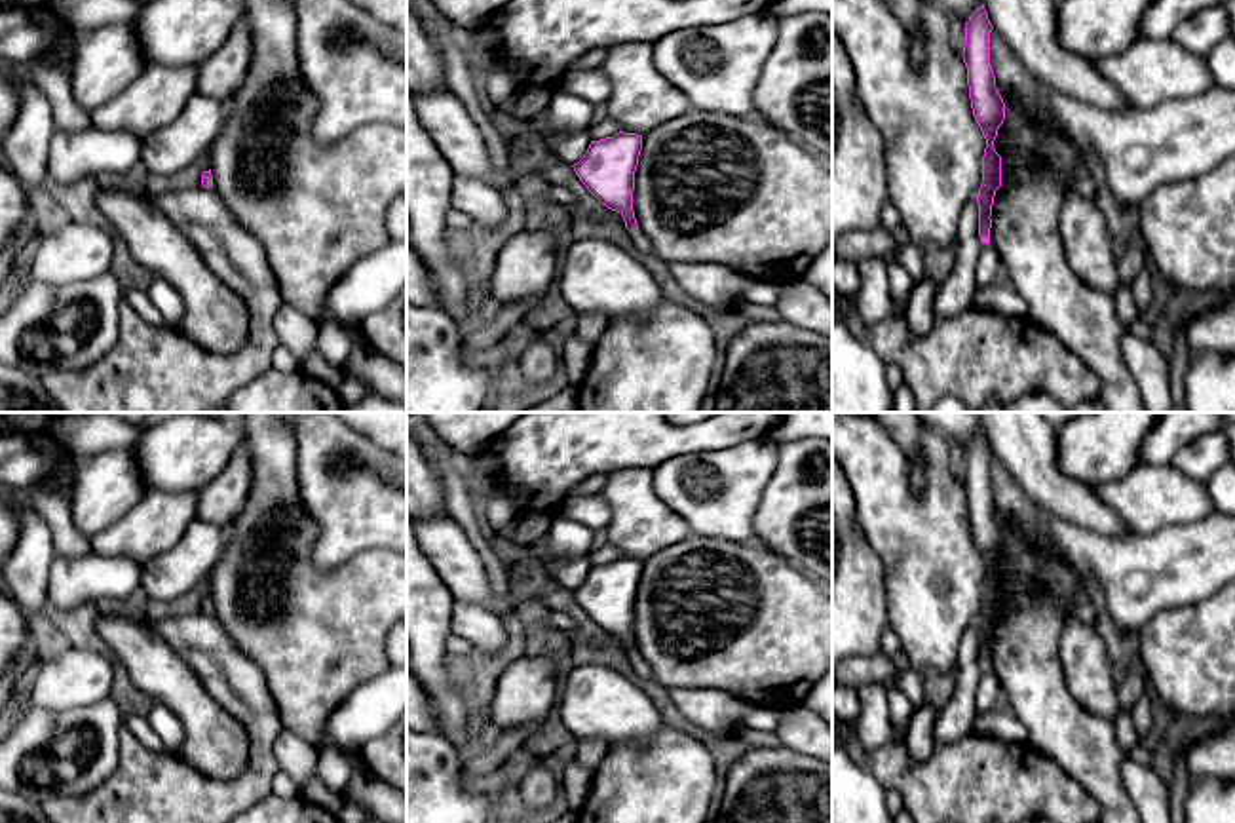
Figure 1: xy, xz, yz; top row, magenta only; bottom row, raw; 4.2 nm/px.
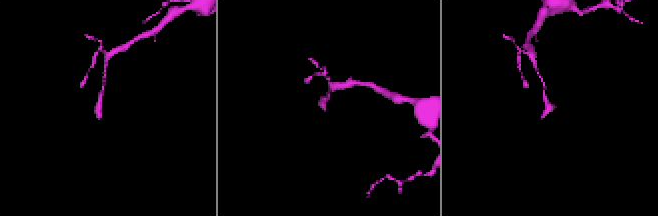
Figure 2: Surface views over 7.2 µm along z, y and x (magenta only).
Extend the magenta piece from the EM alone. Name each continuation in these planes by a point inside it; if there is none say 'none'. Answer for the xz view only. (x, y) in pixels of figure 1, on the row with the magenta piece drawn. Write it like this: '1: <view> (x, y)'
1: xz (639, 238)

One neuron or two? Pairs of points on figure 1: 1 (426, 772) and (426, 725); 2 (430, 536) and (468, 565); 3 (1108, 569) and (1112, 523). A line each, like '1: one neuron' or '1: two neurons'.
1: two neurons
2: one neuron
3: two neurons

